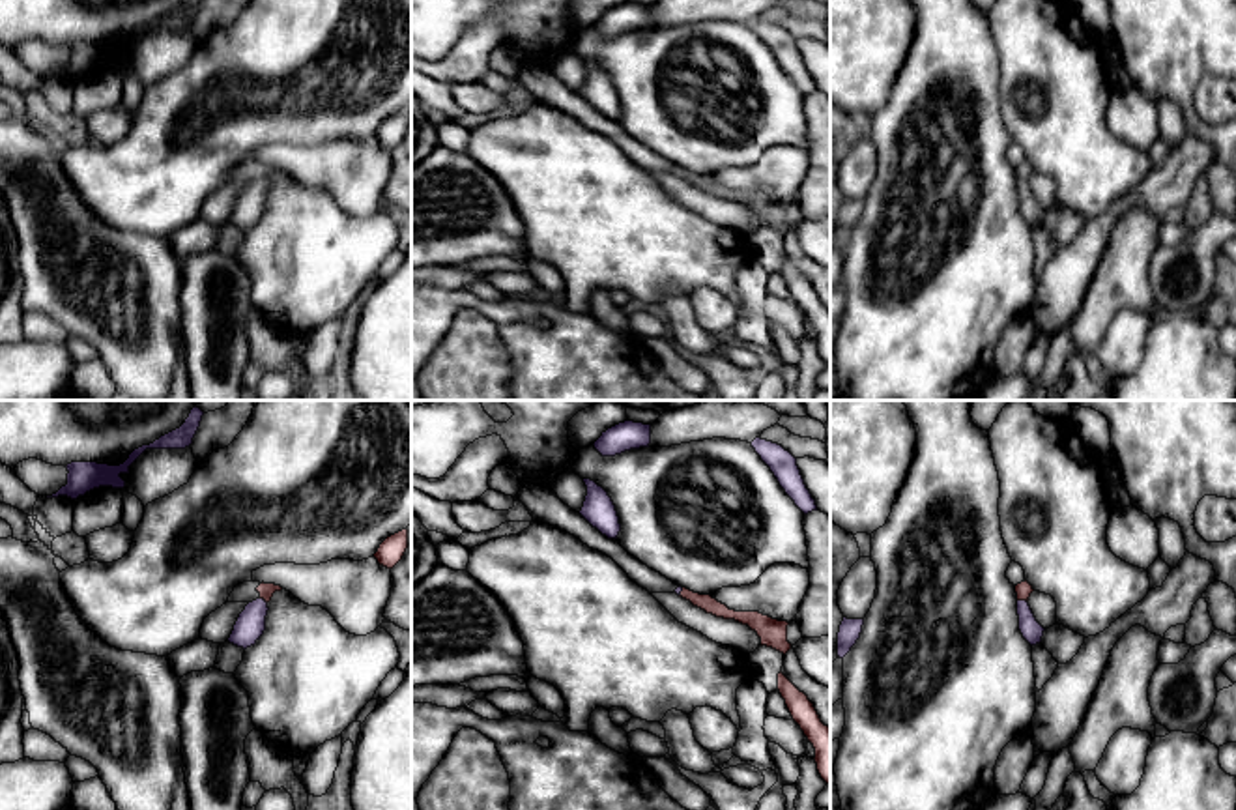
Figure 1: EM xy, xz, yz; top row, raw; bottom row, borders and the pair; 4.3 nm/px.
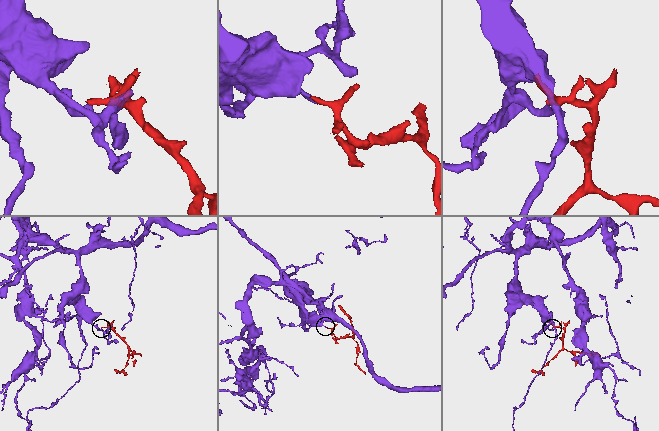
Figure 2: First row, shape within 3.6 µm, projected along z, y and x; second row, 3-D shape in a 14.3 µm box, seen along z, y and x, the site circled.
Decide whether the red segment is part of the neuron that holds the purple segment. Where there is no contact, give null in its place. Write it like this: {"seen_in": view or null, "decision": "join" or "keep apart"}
{"seen_in": "yz", "decision": "keep apart"}

